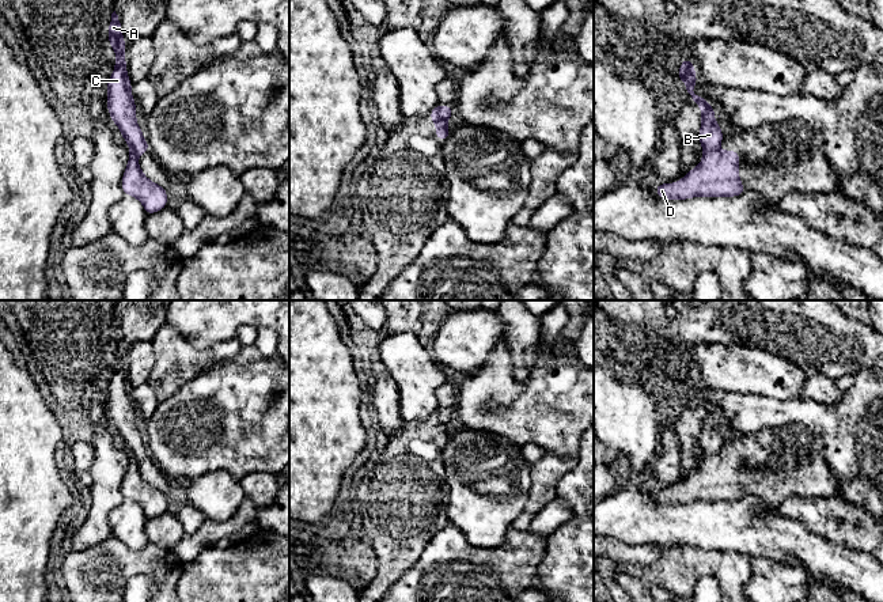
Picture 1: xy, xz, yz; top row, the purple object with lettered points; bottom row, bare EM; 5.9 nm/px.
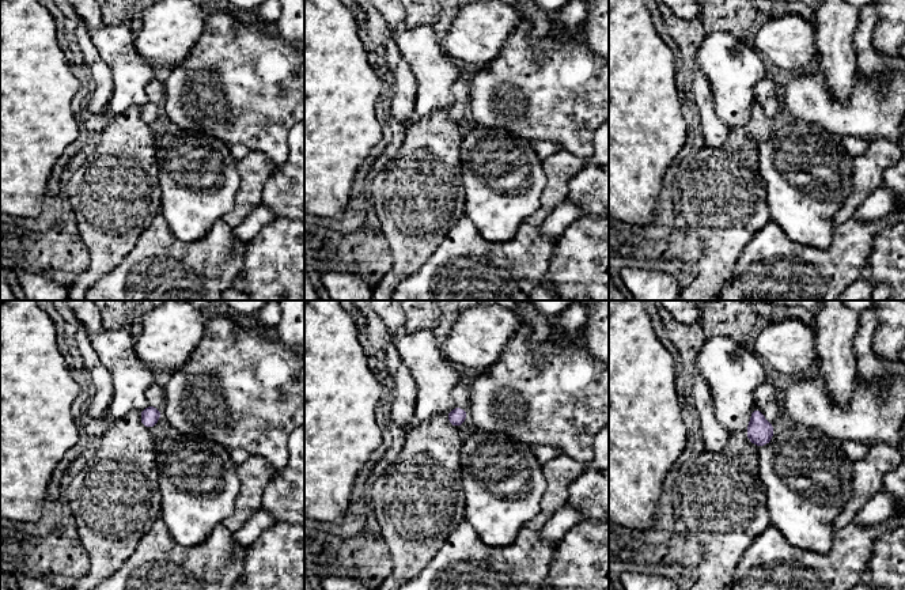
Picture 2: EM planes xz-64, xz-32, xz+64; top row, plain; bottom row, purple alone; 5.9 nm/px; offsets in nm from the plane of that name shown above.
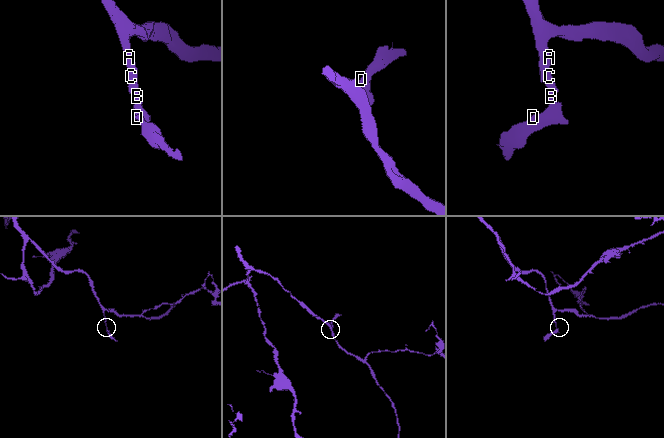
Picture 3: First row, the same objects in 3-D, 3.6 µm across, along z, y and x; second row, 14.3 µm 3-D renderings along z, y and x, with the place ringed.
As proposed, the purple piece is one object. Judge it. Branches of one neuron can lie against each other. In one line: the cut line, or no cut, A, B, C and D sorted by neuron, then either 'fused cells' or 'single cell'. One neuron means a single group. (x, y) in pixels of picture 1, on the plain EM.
xz (436, 411), (438, 417), (446, 426) | A B C / D | fused cells

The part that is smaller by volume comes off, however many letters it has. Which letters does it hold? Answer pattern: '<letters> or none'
D

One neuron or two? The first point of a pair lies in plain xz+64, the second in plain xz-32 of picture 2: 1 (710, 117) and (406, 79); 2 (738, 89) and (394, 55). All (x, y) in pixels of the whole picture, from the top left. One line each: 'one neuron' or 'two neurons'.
1: one neuron
2: two neurons

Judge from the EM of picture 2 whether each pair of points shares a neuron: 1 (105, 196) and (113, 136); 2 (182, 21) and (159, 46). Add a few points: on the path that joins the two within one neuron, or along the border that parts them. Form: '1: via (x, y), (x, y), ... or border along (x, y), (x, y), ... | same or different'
1: via (108, 181), (108, 167), (112, 163), (113, 151) | same
2: via (175, 27), (166, 41) | same

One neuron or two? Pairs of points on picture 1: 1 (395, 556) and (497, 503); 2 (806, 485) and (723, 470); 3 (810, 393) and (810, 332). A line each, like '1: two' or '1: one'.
1: two
2: one
3: two

